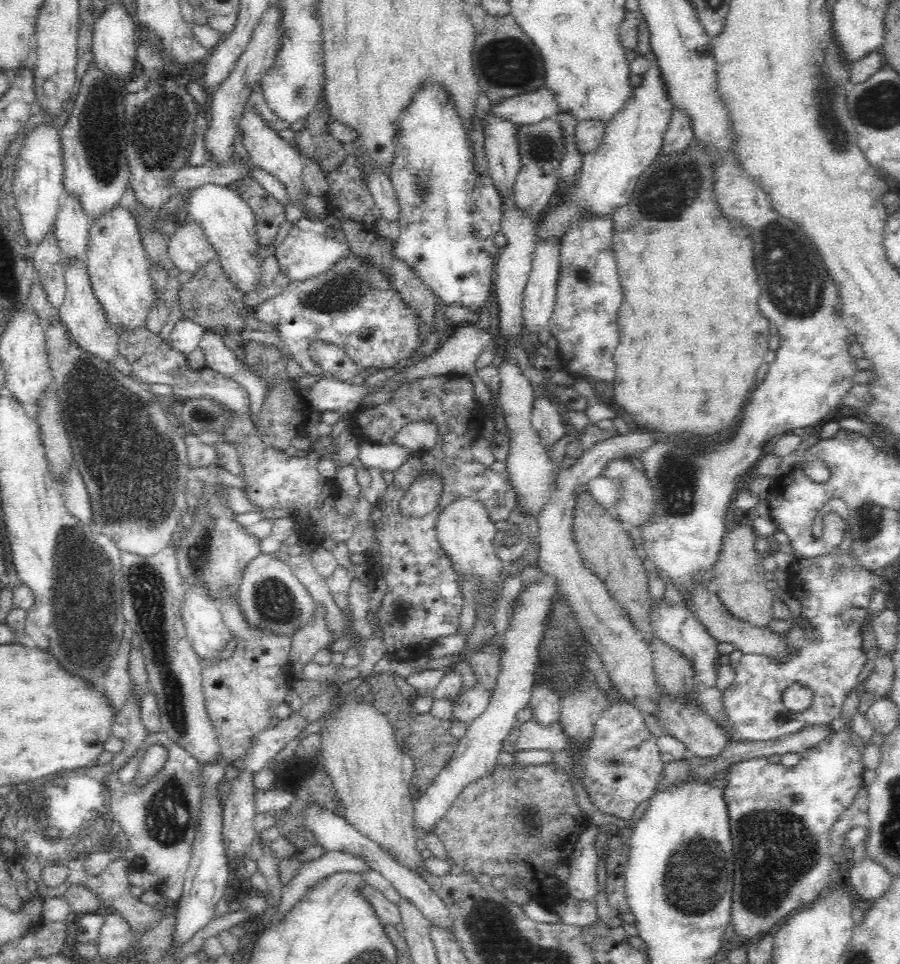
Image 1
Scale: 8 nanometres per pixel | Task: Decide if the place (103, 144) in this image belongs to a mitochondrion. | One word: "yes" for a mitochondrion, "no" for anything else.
yes

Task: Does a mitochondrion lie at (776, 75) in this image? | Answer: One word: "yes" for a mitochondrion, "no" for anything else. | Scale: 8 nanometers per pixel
no

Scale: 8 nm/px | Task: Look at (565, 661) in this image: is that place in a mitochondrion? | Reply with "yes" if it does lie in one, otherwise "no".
yes

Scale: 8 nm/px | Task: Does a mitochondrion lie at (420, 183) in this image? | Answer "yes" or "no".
yes

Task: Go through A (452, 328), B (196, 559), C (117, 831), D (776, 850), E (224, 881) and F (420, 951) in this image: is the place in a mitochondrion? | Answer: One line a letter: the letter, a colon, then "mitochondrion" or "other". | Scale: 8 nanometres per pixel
A: other
B: mitochondrion
C: other
D: mitochondrion
E: other
F: other

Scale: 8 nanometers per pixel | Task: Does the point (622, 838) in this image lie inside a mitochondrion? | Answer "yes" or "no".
no

